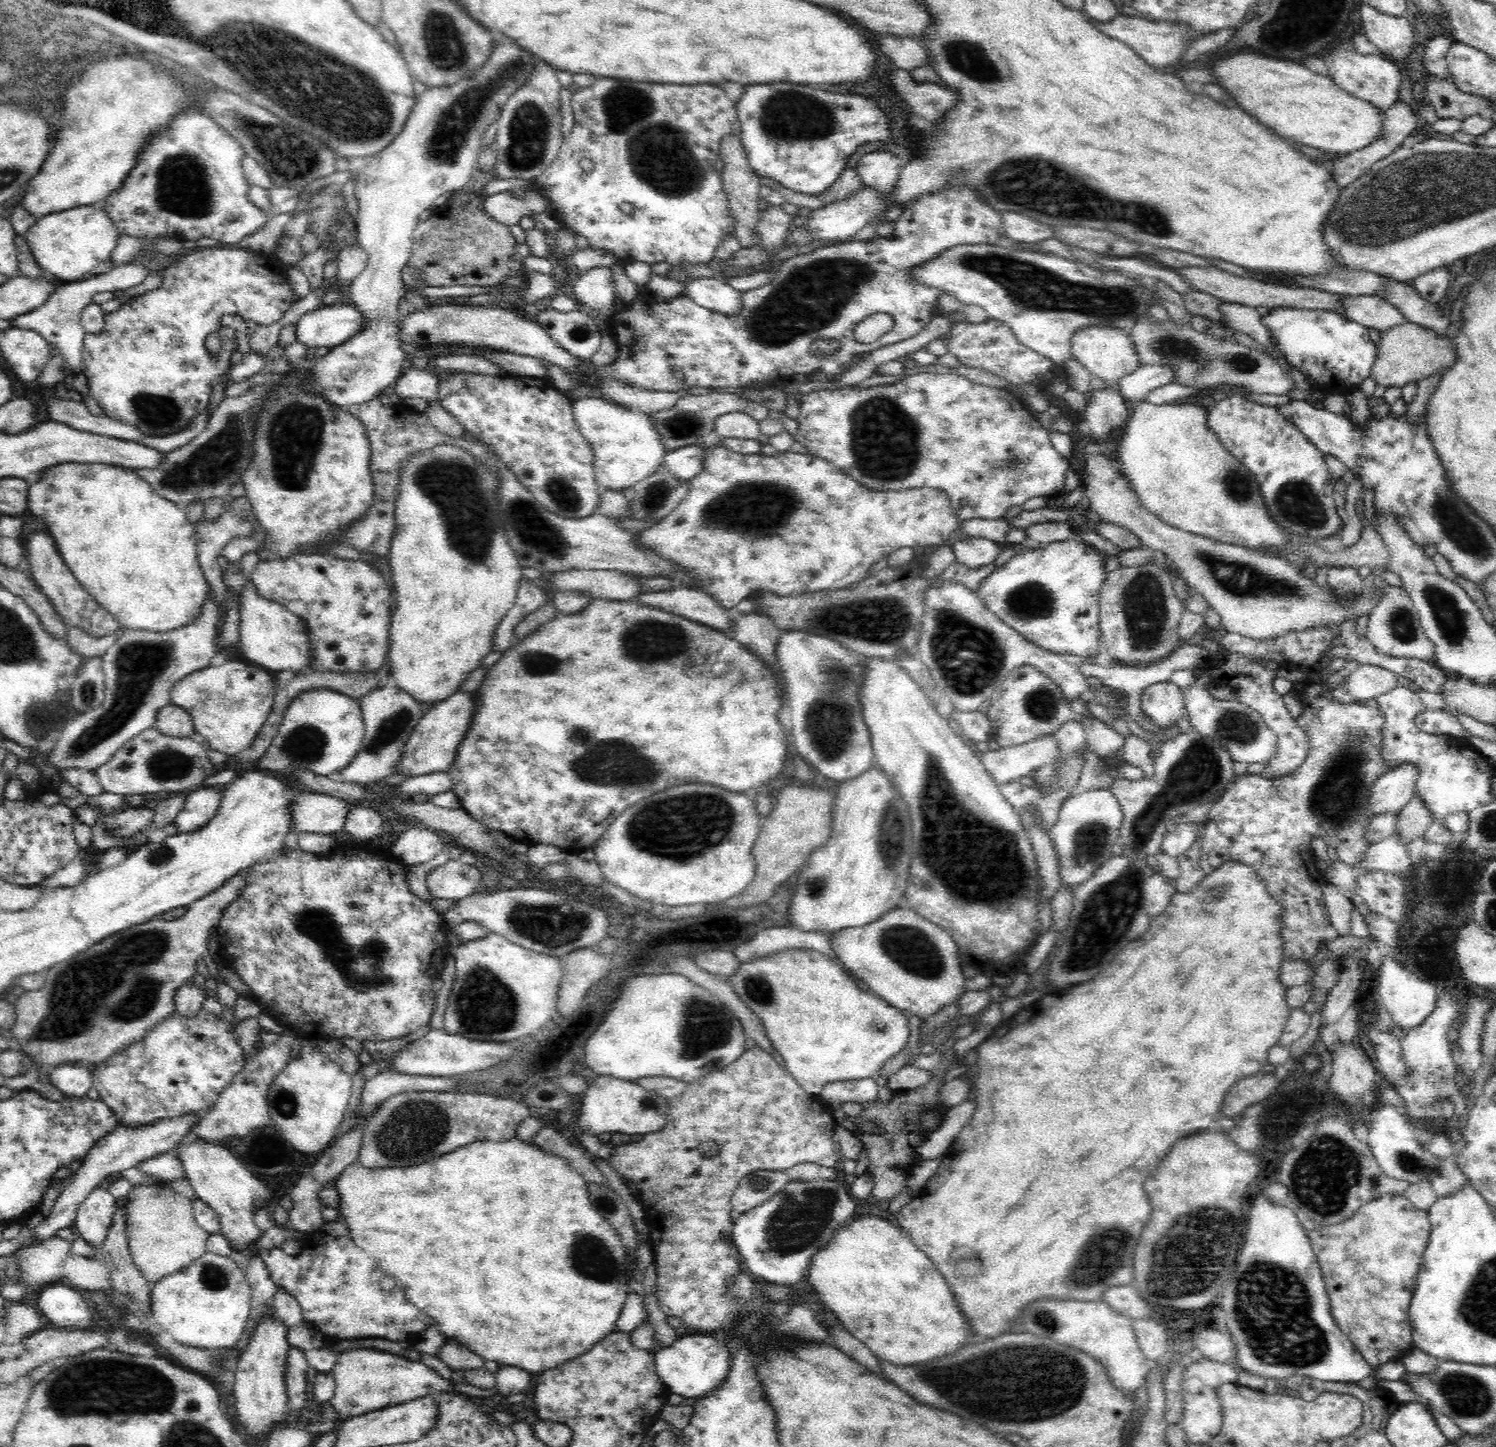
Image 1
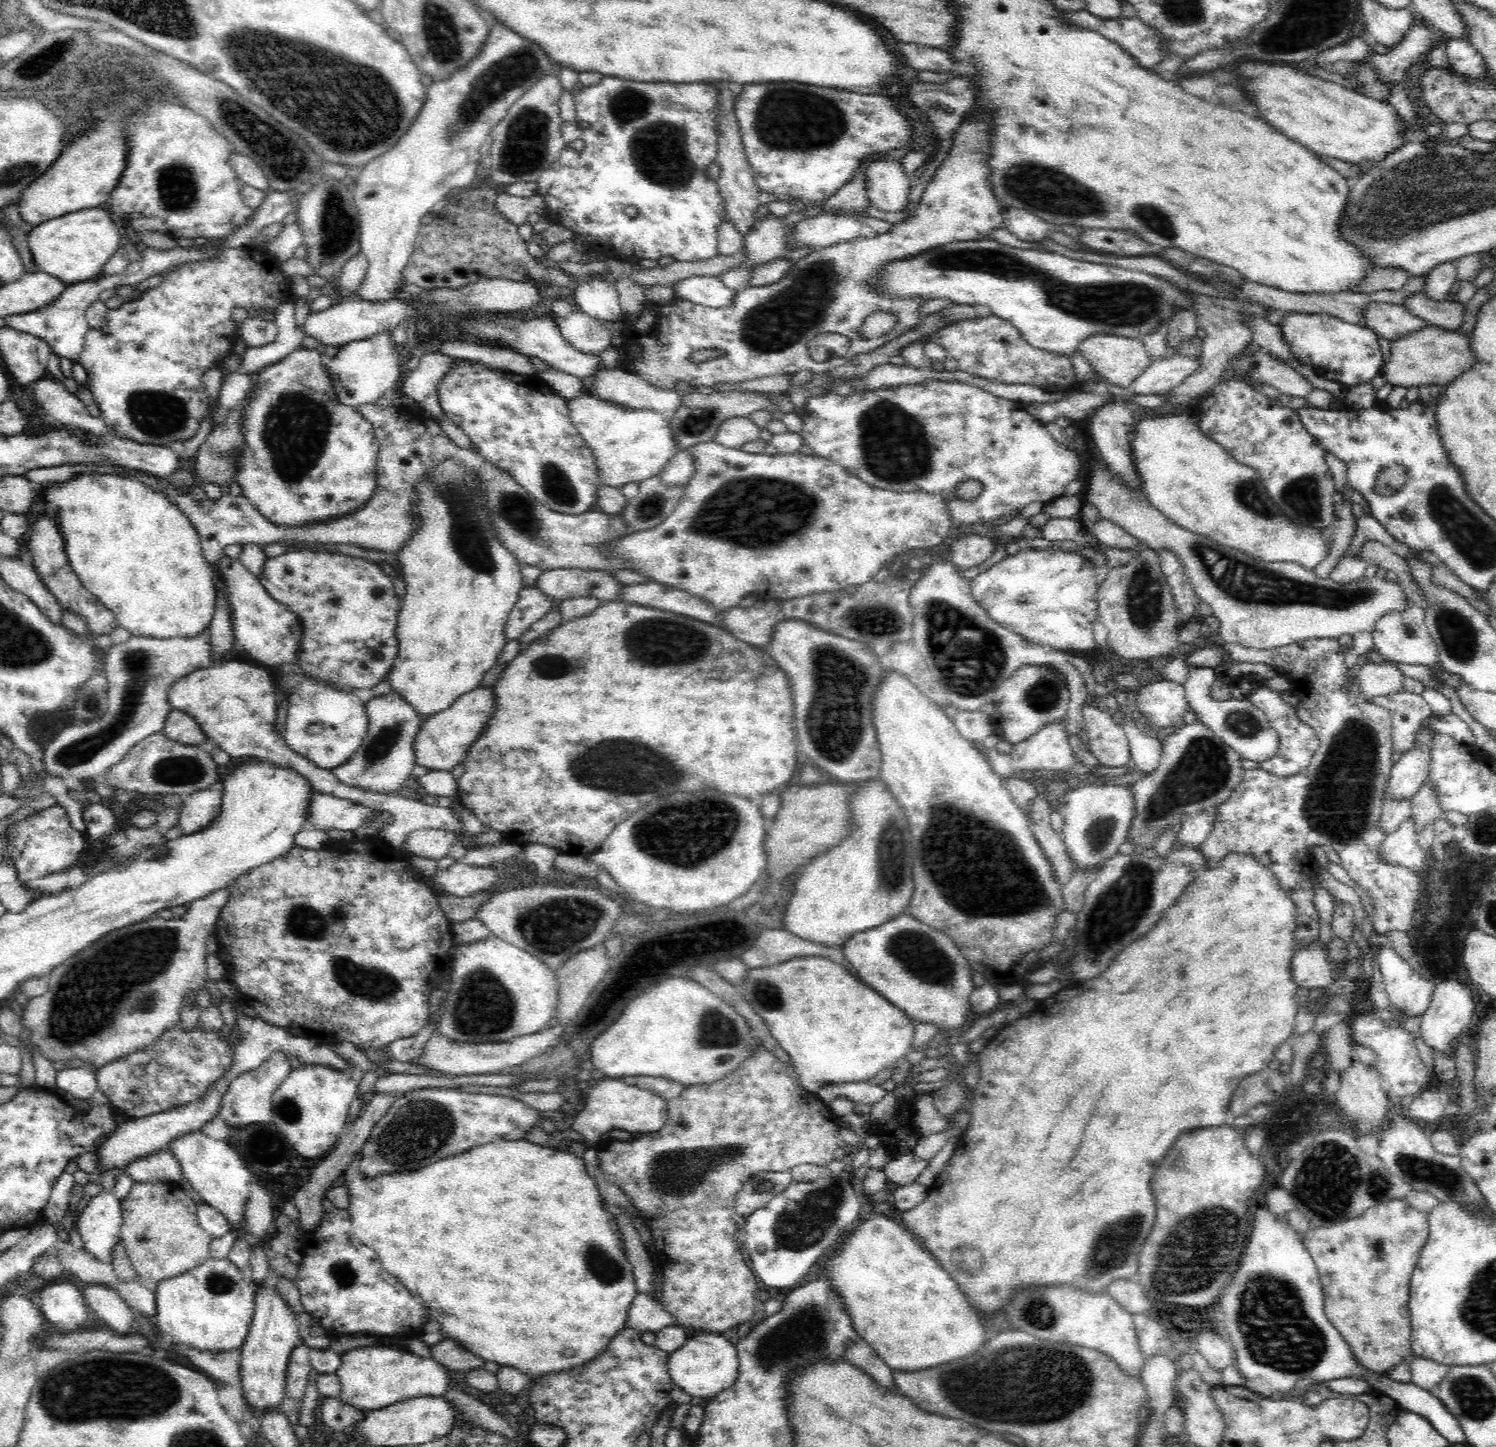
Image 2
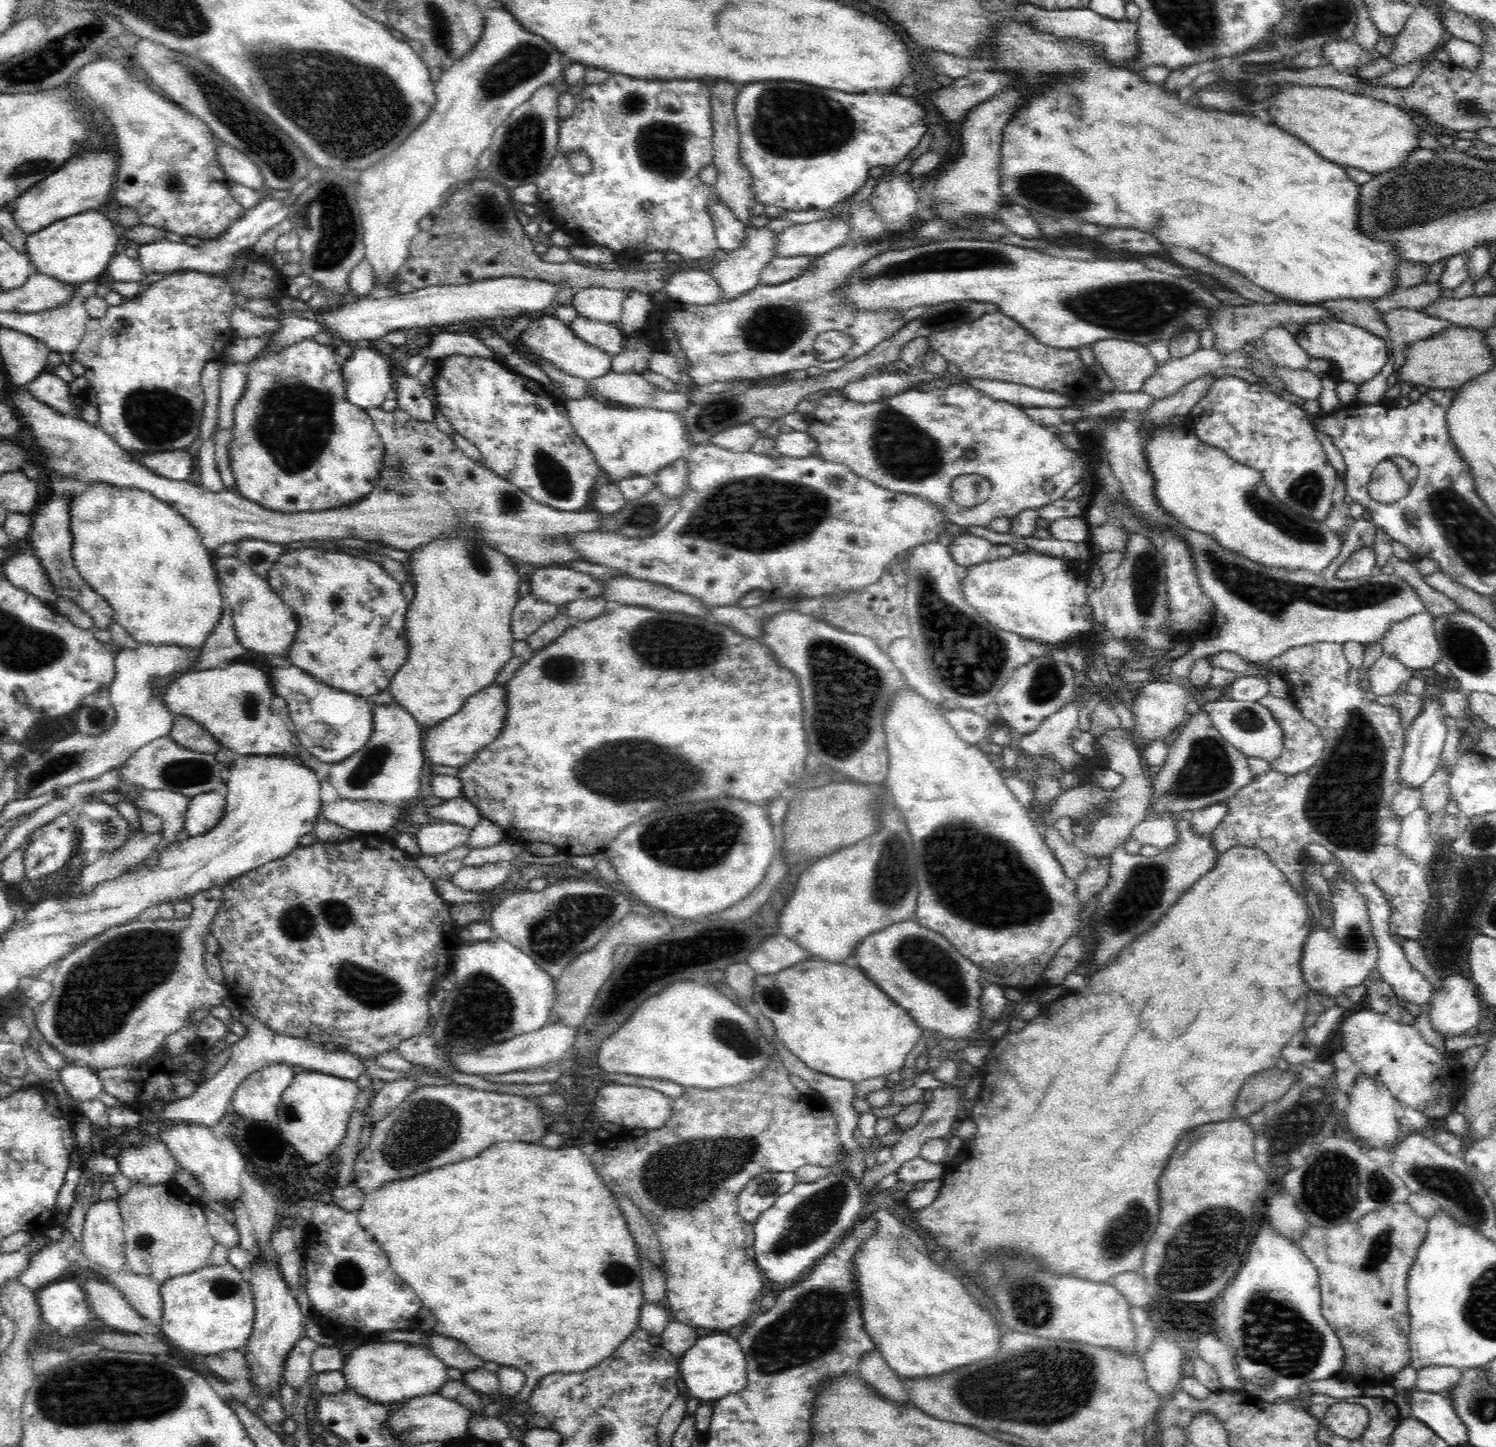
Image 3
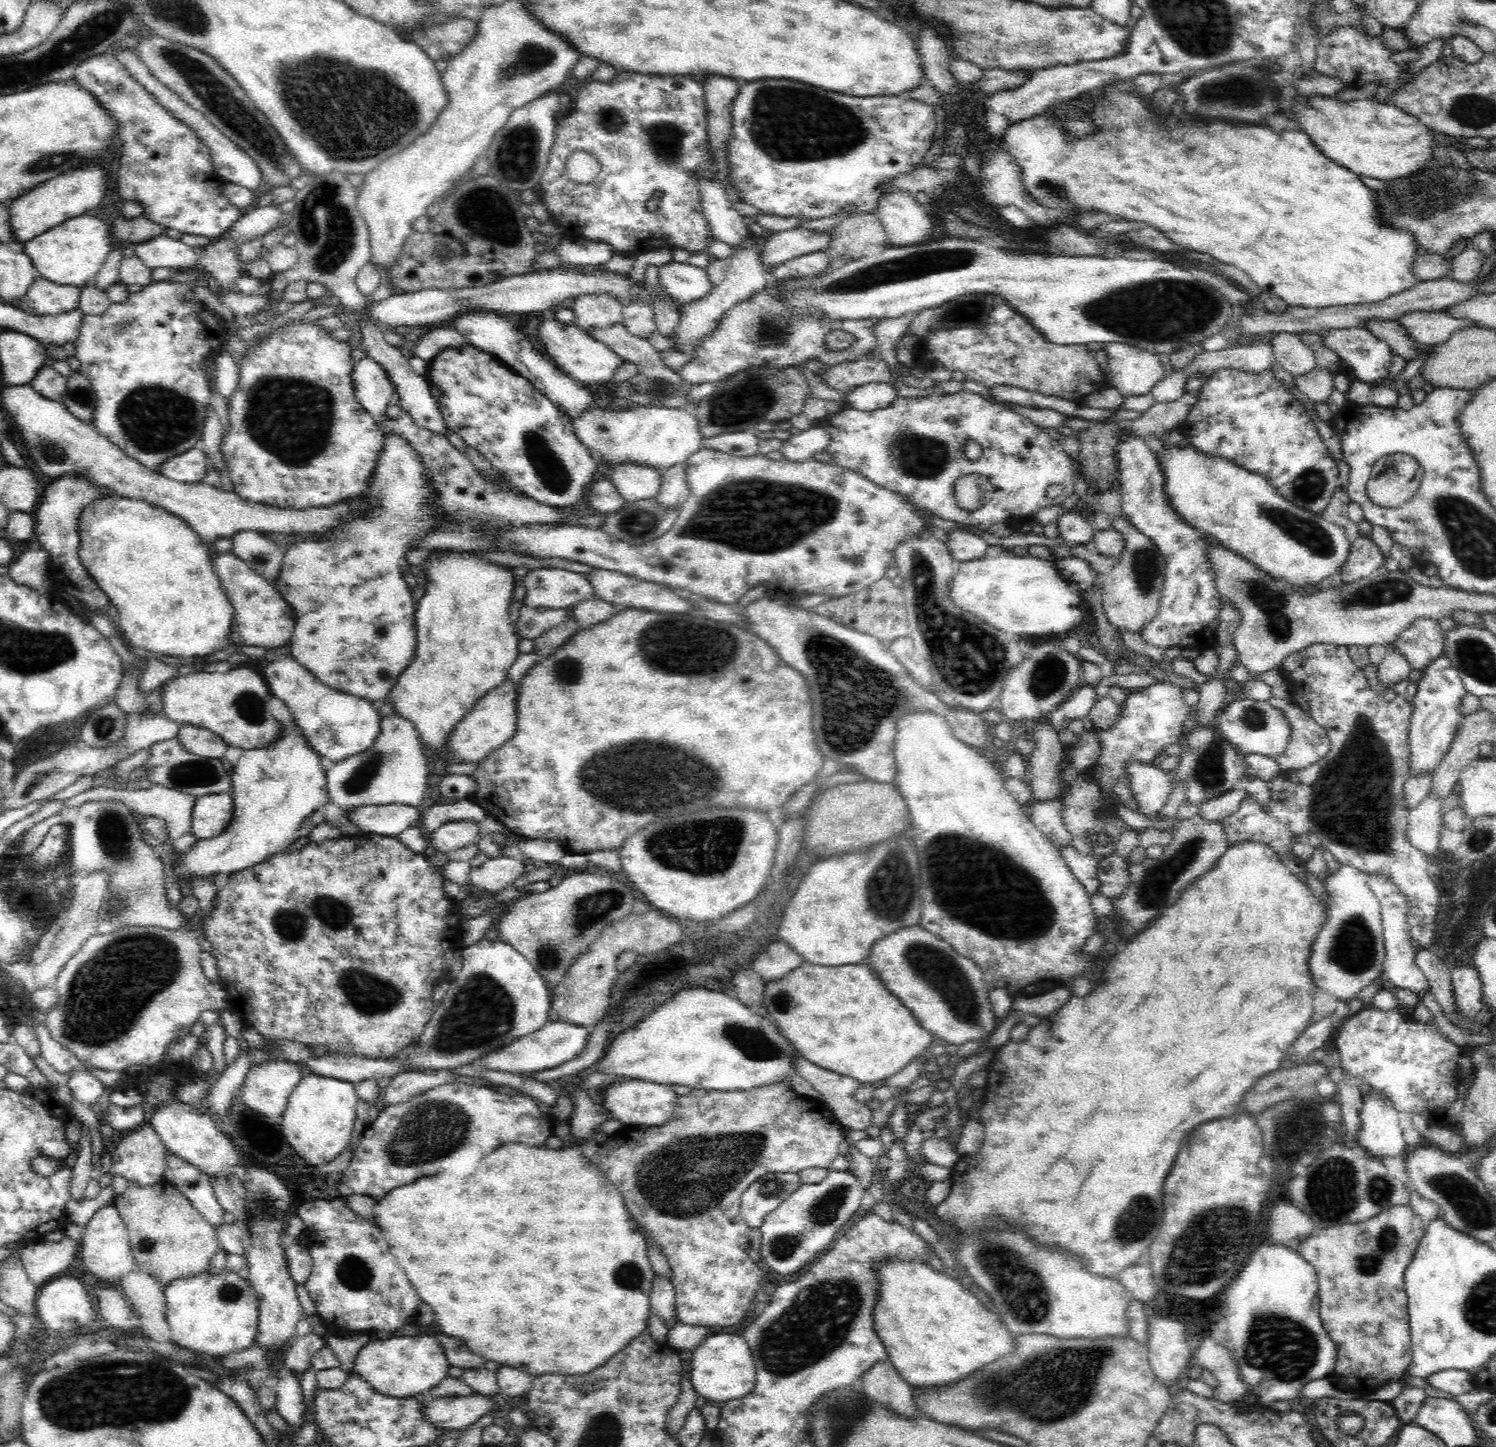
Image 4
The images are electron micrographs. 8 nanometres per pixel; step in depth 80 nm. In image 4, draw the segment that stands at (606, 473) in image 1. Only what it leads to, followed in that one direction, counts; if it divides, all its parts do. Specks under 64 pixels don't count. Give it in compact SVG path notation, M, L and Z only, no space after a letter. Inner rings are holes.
M604 400L595 401L584 414L572 418L572 422L578 440L594 454L600 455L604 463L611 464L611 468L618 463L632 462L654 467L663 474L665 470L685 463L690 455L703 450L702 433L694 412L654 404L616 410L609 406L598 406L598 402L604 404Z

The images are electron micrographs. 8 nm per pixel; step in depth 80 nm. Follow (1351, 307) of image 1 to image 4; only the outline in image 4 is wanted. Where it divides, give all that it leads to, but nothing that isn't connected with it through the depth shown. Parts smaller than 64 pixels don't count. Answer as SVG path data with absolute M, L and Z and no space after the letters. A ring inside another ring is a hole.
M1418 311L1403 315L1396 320L1415 342L1434 347L1446 343L1460 330L1479 327L1470 319L1453 318L1448 311Z

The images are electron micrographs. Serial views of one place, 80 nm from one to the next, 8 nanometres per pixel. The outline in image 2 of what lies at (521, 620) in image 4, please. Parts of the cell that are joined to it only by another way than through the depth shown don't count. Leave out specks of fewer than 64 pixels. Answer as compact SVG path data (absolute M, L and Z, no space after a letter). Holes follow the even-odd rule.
M537 586L523 587L506 622L504 635L509 641L522 638L532 624L554 608L555 602L548 599Z

